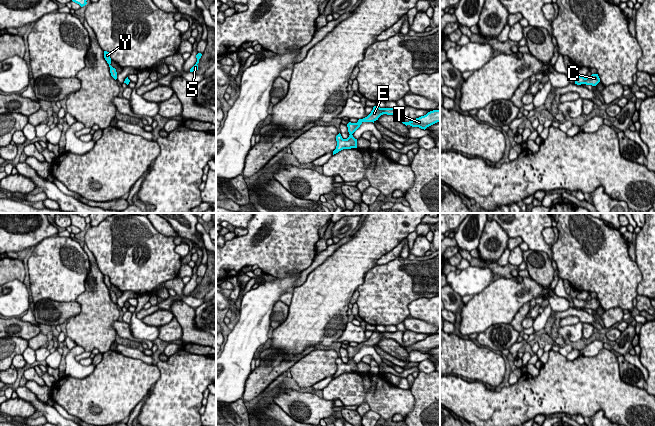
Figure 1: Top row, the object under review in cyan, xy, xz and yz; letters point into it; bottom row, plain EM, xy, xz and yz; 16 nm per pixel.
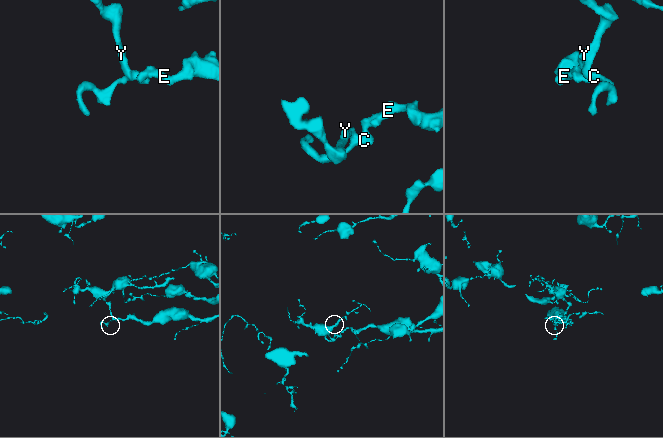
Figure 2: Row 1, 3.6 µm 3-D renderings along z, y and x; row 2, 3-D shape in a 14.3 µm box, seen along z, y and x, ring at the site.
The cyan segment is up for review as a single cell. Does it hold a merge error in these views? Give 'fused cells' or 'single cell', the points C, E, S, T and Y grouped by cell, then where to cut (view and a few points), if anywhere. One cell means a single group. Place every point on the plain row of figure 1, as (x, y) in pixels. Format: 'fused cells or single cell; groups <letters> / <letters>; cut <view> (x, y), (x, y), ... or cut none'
single cell; groups C E S T Y; cut none

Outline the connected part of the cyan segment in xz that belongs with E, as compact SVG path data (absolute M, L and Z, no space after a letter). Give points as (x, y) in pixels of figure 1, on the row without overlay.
M374 330L373 334L367 341L363 343L359 343L357 347L349 346L347 348L347 351L348 351L348 356L350 359L347 363L343 363L340 357L336 360L337 370L336 370L336 373L333 375L333 379L343 373L357 372L357 363L355 363L352 358L360 351L360 349L363 346L374 347L383 338L395 340L398 344L400 344L406 350L410 349L412 351L419 351L424 354L427 351L437 346L440 346L440 334L430 335L426 339L416 342L409 346L403 345L403 339L402 339L403 334L404 332L399 331L399 330L396 332L380 332L378 330Z

